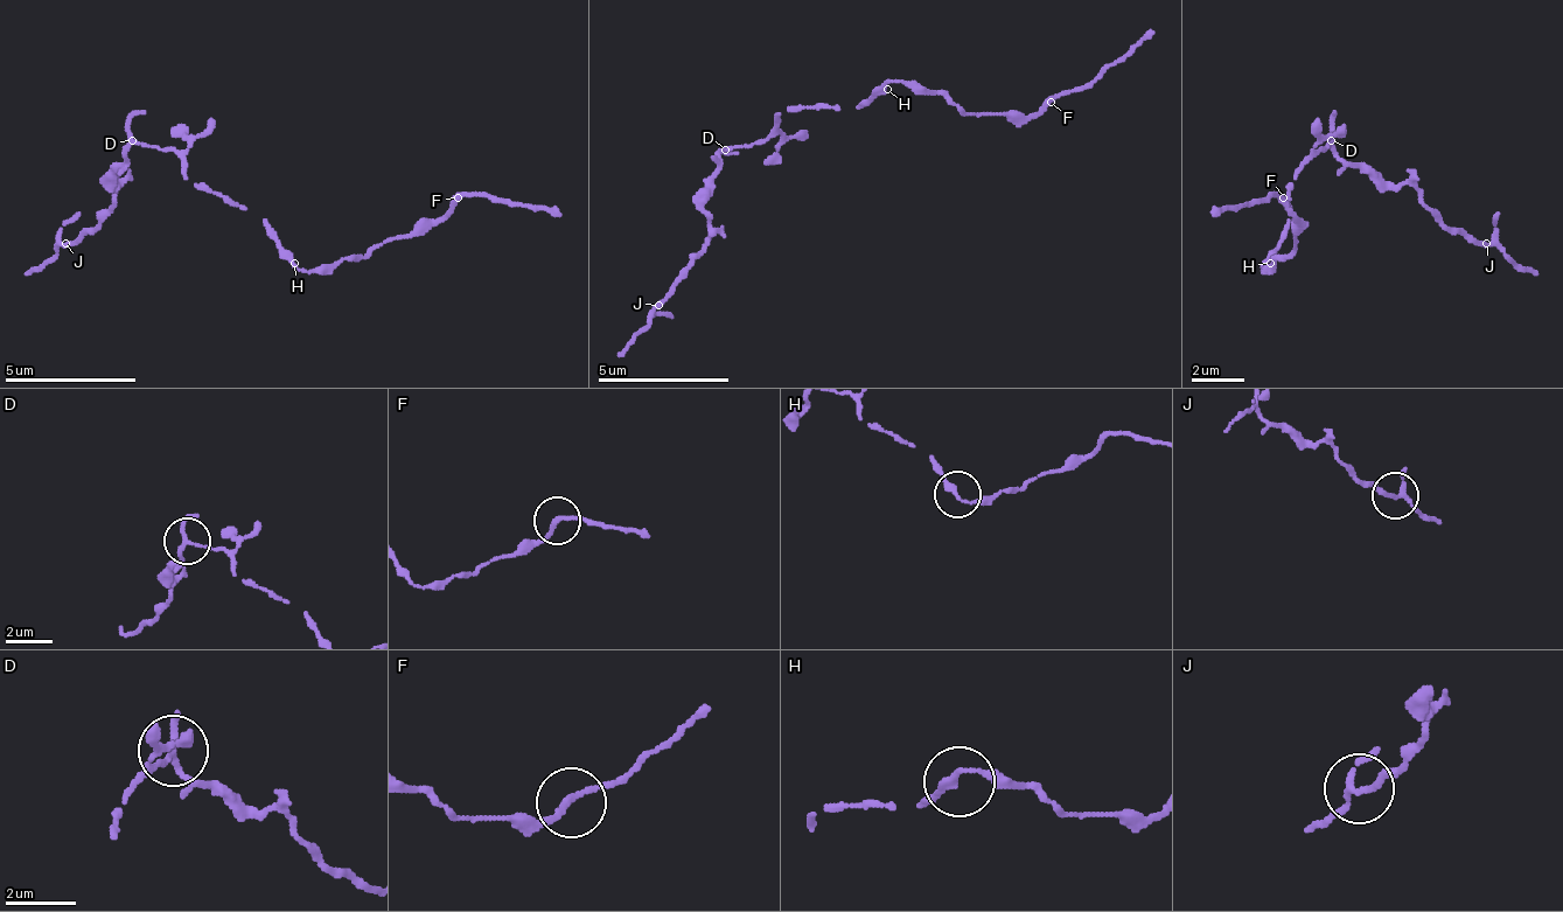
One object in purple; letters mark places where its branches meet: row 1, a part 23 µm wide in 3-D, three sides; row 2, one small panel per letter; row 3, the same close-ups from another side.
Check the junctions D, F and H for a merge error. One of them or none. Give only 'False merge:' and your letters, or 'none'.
False merge: D

